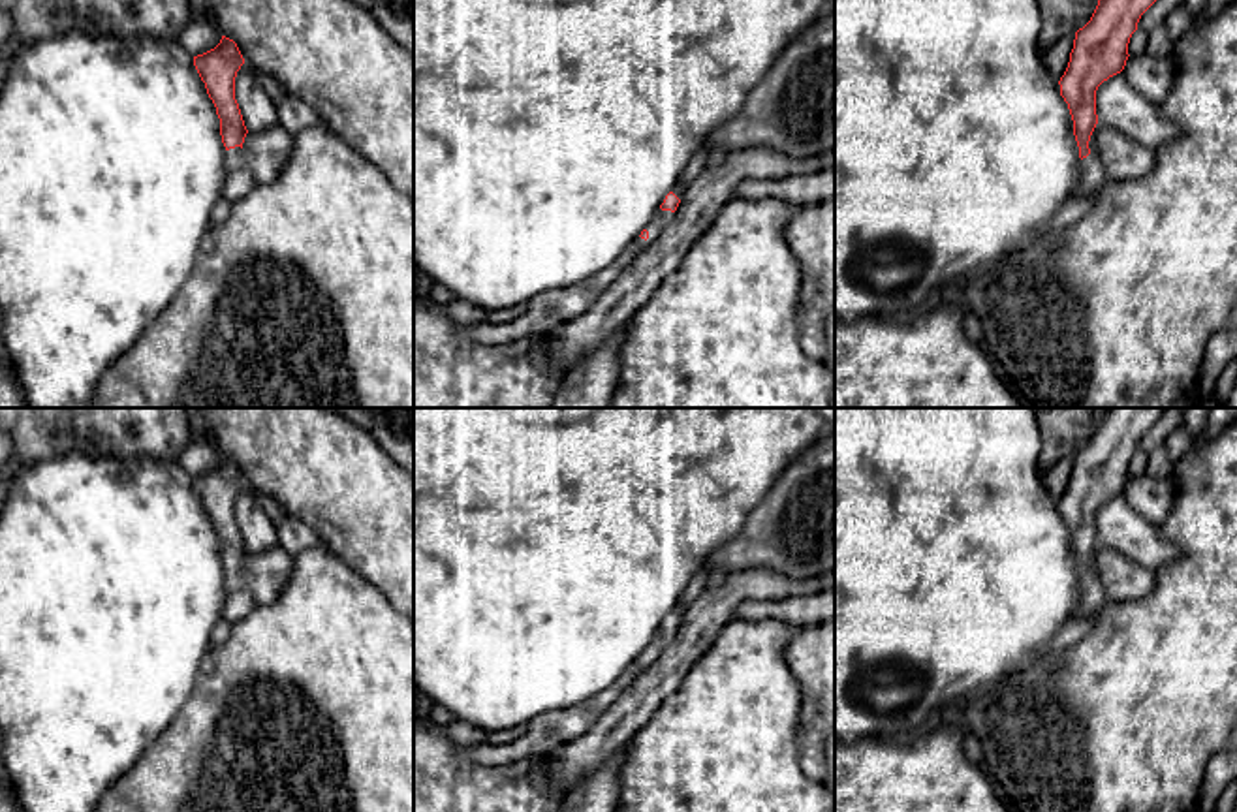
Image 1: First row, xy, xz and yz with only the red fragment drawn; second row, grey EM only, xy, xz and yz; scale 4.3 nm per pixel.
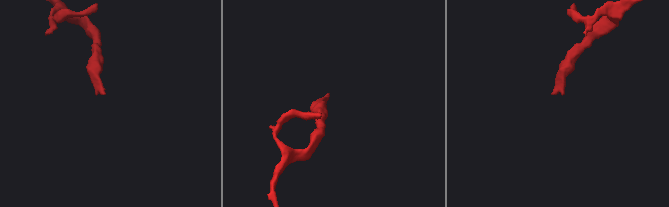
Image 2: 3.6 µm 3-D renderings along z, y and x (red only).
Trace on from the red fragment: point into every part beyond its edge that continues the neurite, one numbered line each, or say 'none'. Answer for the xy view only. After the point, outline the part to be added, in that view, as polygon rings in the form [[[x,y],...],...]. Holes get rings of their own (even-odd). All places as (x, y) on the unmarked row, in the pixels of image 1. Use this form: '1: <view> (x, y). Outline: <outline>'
1: xy (239, 602). Outline: [[[229,570],[226,573],[226,600],[222,609],[224,628],[243,620],[254,607],[256,601],[248,590],[243,570]]]

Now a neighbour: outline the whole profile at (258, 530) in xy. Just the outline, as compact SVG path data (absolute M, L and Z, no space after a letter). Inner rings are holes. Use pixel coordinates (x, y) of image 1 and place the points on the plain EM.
M244 483L237 492L235 521L250 554L258 554L278 545L276 524L263 511L248 483Z

